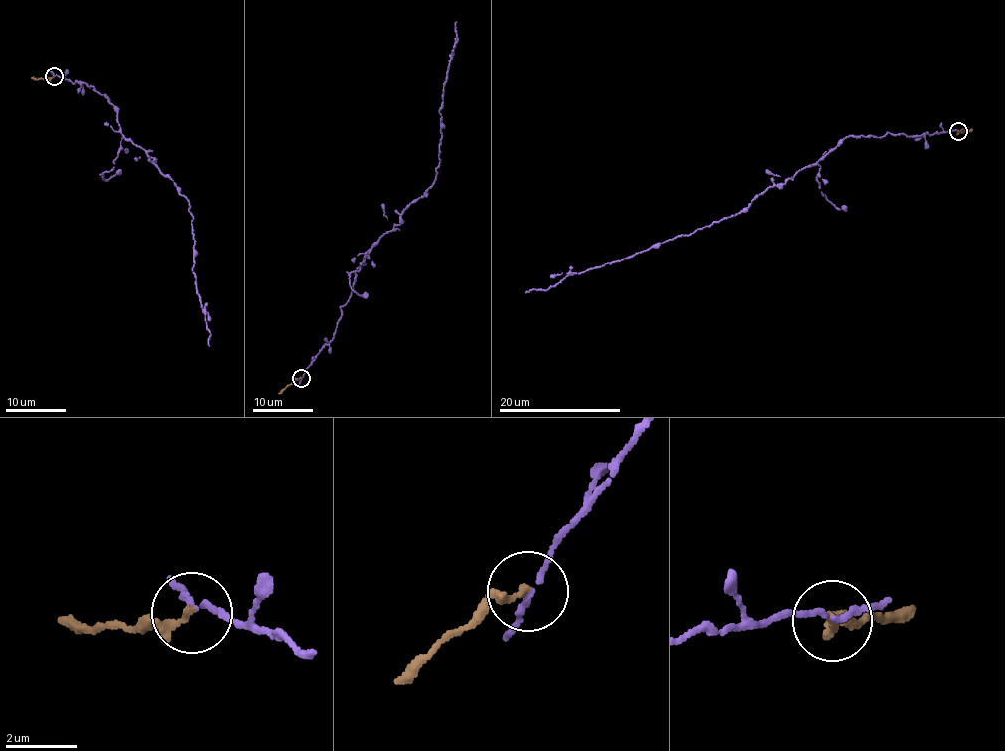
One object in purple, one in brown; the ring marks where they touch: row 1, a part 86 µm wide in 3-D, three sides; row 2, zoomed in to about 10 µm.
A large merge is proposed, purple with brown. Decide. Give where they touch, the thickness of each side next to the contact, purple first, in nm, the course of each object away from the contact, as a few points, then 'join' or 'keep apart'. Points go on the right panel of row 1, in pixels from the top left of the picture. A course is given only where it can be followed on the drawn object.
(958, 131) | 140/220 nm | purple via (959, 131), (845, 137), (783, 186), (769, 186), (739, 213), (688, 234), (570, 274), (547, 289), (526, 293) | brown via (958, 131), (971, 130) | keep apart

